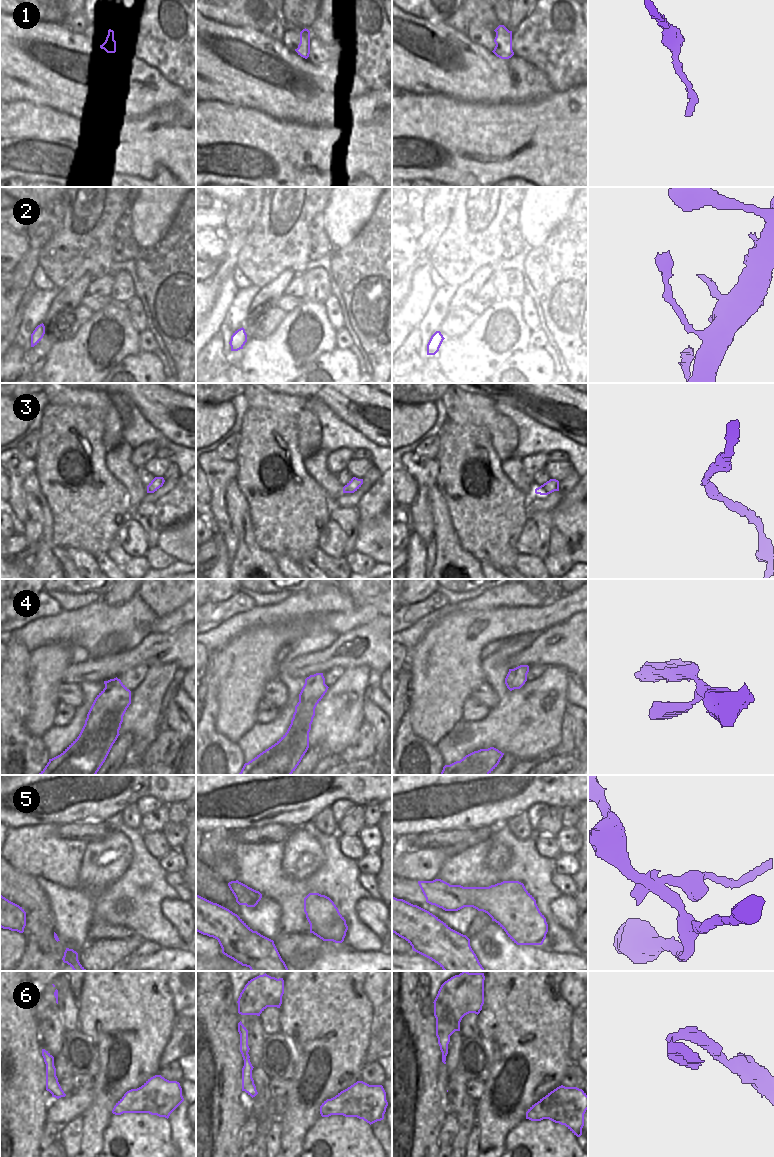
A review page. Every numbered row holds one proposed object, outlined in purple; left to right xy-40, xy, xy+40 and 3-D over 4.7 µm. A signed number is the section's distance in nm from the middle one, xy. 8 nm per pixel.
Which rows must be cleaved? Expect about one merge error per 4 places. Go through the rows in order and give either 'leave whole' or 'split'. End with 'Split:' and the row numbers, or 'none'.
1: leave whole
2: leave whole
3: leave whole
4: leave whole
5: split
6: leave whole
Split: 5

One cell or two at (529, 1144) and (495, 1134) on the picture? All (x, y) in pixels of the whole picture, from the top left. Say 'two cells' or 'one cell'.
two cells

